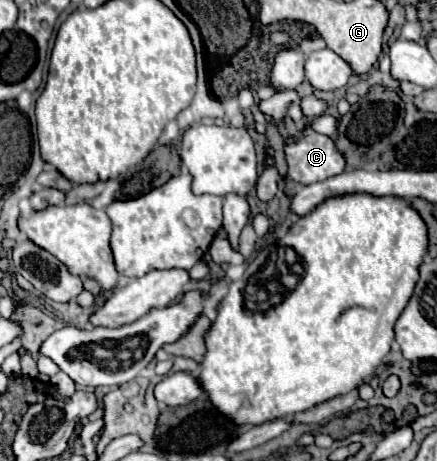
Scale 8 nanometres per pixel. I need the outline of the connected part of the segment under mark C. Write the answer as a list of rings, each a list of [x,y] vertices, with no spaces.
[[[311,124],[303,126],[297,140],[287,140],[283,152],[287,160],[287,178],[303,186],[345,172],[345,156],[337,150],[335,140],[317,134]]]

